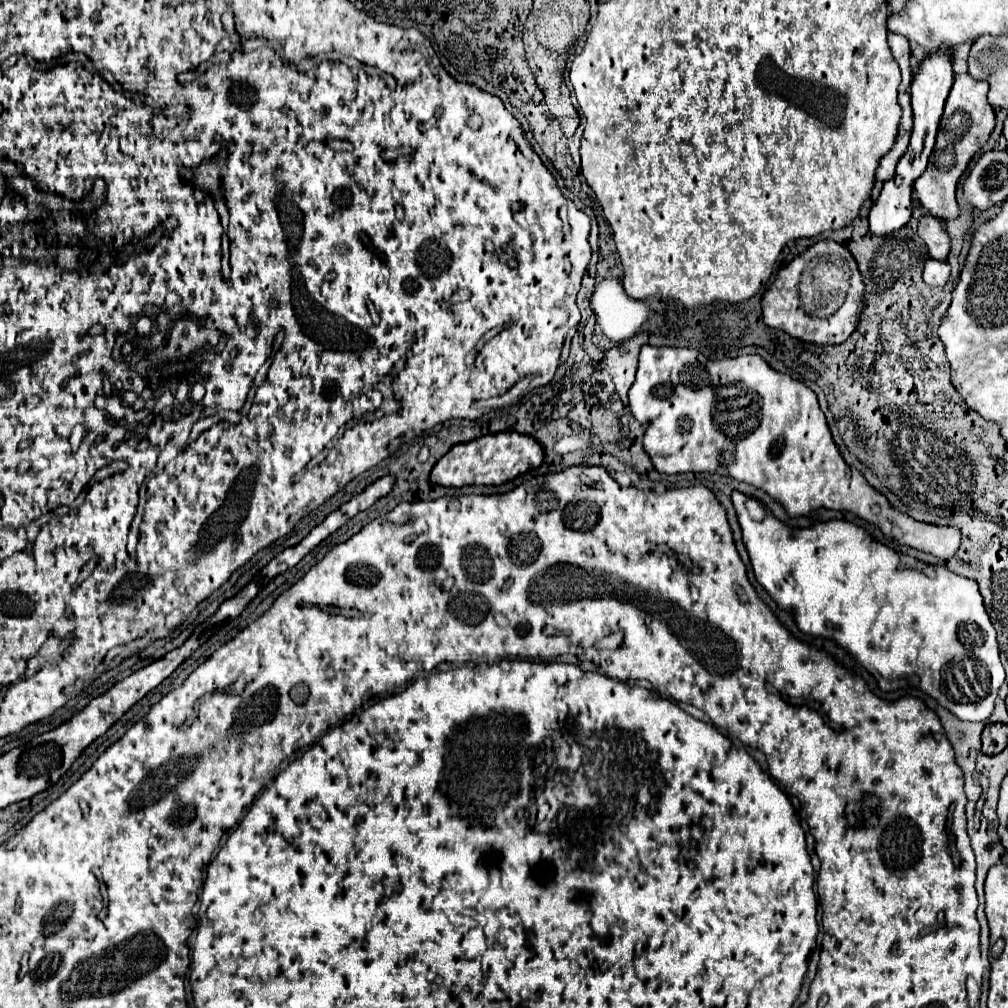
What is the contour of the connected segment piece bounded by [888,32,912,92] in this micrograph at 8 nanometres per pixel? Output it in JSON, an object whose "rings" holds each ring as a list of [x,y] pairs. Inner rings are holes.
{"rings":[[[888,34],[888,44],[892,48],[892,54],[902,70],[902,84],[900,84],[900,92],[904,92],[904,84],[910,84],[912,82],[912,70],[910,70],[910,44],[908,44],[908,38],[900,36],[900,34]]]}

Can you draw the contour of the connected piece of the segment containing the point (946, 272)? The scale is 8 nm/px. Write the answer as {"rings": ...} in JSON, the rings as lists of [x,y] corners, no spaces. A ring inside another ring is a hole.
{"rings":[[[932,258],[926,260],[922,278],[928,286],[944,286],[948,282],[948,276],[950,276],[950,264],[948,262],[932,260]]]}

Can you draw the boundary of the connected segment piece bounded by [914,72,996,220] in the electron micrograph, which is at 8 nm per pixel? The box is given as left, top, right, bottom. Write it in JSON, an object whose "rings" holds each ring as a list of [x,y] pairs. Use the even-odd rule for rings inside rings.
{"rings":[[[968,72],[958,74],[954,78],[950,96],[946,100],[946,108],[940,120],[940,130],[936,136],[934,152],[930,156],[930,164],[914,184],[916,196],[928,214],[940,220],[950,220],[958,216],[956,184],[960,176],[966,172],[972,156],[978,150],[982,150],[982,146],[990,138],[994,126],[996,126],[996,114],[994,108],[988,104],[988,84],[968,76]]]}

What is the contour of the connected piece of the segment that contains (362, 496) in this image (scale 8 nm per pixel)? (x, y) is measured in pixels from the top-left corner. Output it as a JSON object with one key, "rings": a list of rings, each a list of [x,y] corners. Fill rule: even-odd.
{"rings":[[[384,476],[384,478],[376,480],[374,484],[370,484],[364,492],[356,494],[350,502],[346,502],[346,504],[340,508],[344,520],[350,520],[354,514],[370,508],[378,498],[386,496],[386,494],[392,490],[392,486],[394,486],[394,476]]]}

